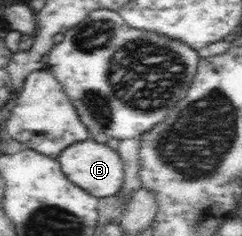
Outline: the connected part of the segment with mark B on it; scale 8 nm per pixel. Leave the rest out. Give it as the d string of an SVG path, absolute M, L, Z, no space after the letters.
M85 140L85 142L65 148L65 152L61 152L61 156L59 156L59 162L61 162L65 176L73 184L100 200L117 195L124 184L124 166L120 154L93 140Z

